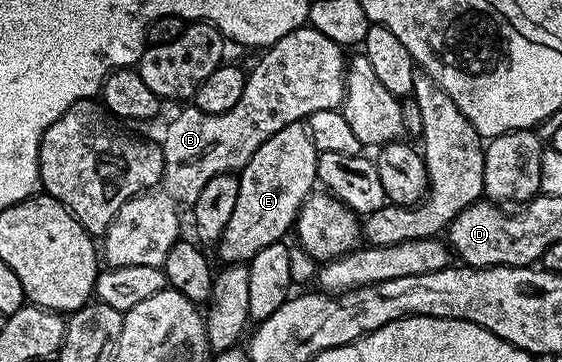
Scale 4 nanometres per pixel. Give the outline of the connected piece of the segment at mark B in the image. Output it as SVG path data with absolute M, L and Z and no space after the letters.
M309 25L297 27L292 33L280 37L280 41L276 41L271 47L267 47L261 52L262 60L254 68L249 68L246 84L244 85L244 97L240 97L240 101L236 101L236 105L232 105L232 109L228 109L228 113L209 115L193 105L187 106L187 111L180 112L167 125L166 136L160 139L162 156L164 157L164 173L162 174L161 183L151 190L142 192L140 195L132 196L127 203L120 205L120 209L116 213L116 217L112 217L112 221L108 225L105 235L101 236L100 255L104 260L105 266L127 267L128 265L152 265L153 267L162 267L165 264L168 249L172 249L172 245L178 242L180 238L180 232L178 230L182 227L182 203L193 205L196 197L200 197L200 189L204 189L204 185L208 185L208 181L212 181L212 177L241 172L244 164L252 157L252 153L256 153L256 149L260 149L260 145L264 145L264 141L268 141L268 137L272 137L272 133L284 129L284 125L292 125L293 123L305 120L312 113L320 113L324 109L339 110L342 105L342 98L346 96L346 64L348 62L347 56L342 56L342 53L344 53L344 47L342 45L330 40L324 33L318 32L316 28Z

